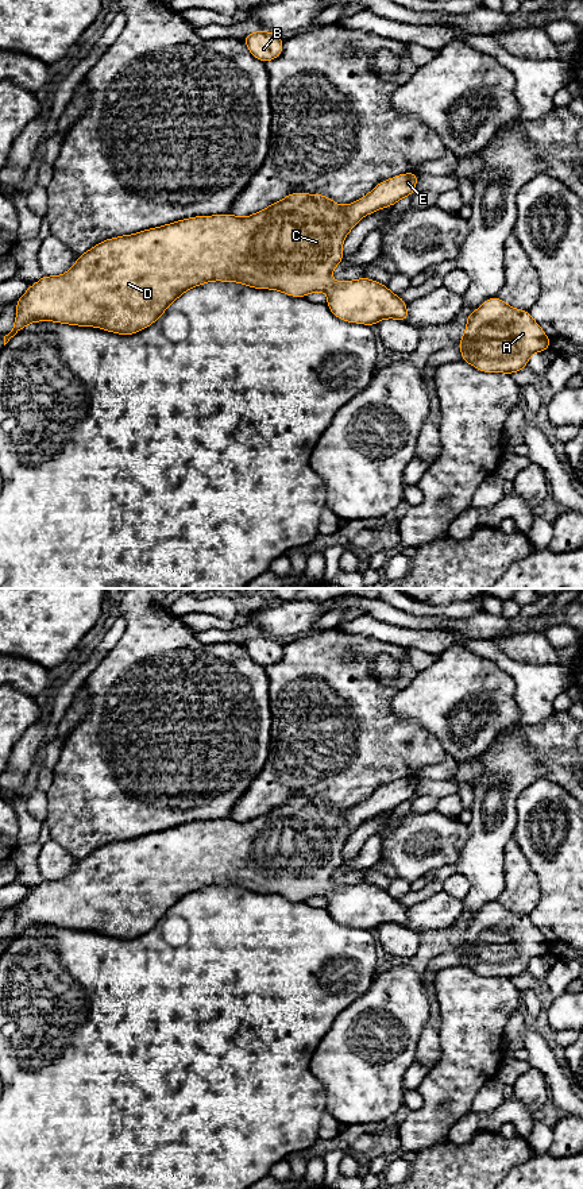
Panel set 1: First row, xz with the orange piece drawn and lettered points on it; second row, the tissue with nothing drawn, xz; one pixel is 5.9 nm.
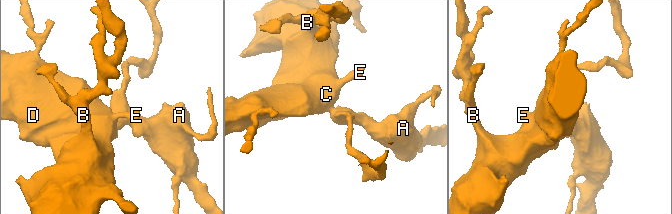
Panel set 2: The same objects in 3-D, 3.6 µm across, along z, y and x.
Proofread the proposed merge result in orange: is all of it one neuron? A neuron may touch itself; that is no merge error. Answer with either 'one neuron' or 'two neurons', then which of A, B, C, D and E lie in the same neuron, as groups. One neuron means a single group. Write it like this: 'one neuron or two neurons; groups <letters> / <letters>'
one neuron; groups A B C D E

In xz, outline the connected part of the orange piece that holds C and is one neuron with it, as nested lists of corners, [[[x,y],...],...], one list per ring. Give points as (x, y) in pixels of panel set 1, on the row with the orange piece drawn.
[[[417,173],[395,175],[350,205],[337,205],[323,194],[292,193],[247,217],[231,213],[197,216],[104,240],[78,255],[65,274],[43,275],[28,286],[15,302],[18,314],[12,331],[4,336],[4,345],[35,321],[97,327],[119,335],[134,335],[157,321],[181,294],[212,281],[279,290],[290,297],[325,292],[327,306],[348,323],[371,327],[383,319],[408,321],[406,302],[386,285],[364,277],[335,282],[332,270],[343,260],[343,242],[356,223],[366,215],[412,196],[417,179]]]

